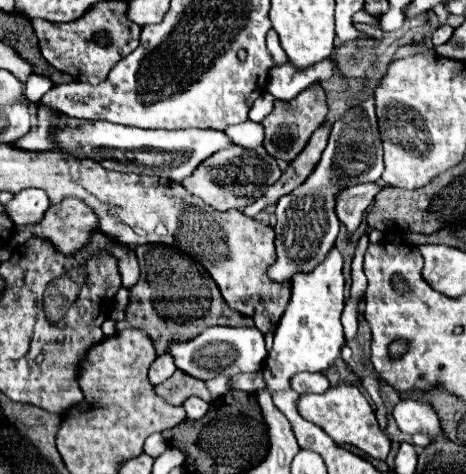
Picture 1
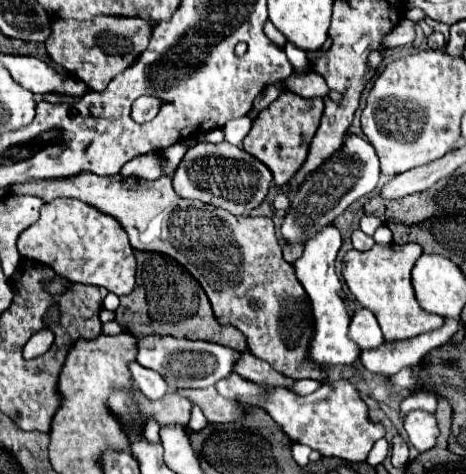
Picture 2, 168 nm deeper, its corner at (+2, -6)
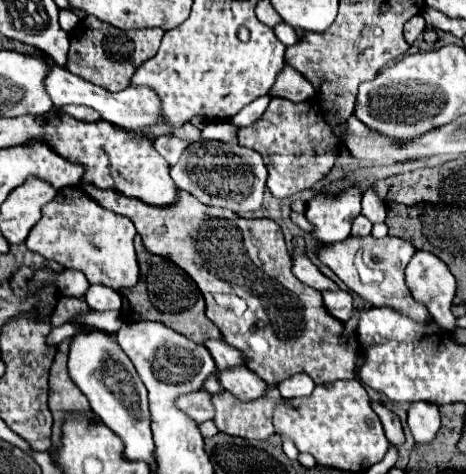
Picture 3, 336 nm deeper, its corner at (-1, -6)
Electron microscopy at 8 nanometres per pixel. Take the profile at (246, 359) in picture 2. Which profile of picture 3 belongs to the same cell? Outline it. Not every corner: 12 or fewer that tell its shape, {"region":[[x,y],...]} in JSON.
{"region":[[222,340],[204,342],[218,366],[246,366],[244,354]]}

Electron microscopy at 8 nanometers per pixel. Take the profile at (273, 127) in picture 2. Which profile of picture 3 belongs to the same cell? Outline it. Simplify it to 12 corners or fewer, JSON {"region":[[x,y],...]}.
{"region":[[272,98],[238,144],[286,198],[334,166],[318,100]]}

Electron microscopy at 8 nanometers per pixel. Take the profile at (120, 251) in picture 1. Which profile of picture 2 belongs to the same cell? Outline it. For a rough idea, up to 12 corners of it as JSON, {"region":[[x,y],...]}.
{"region":[[57,198],[19,254],[123,296],[135,256],[121,224]]}

